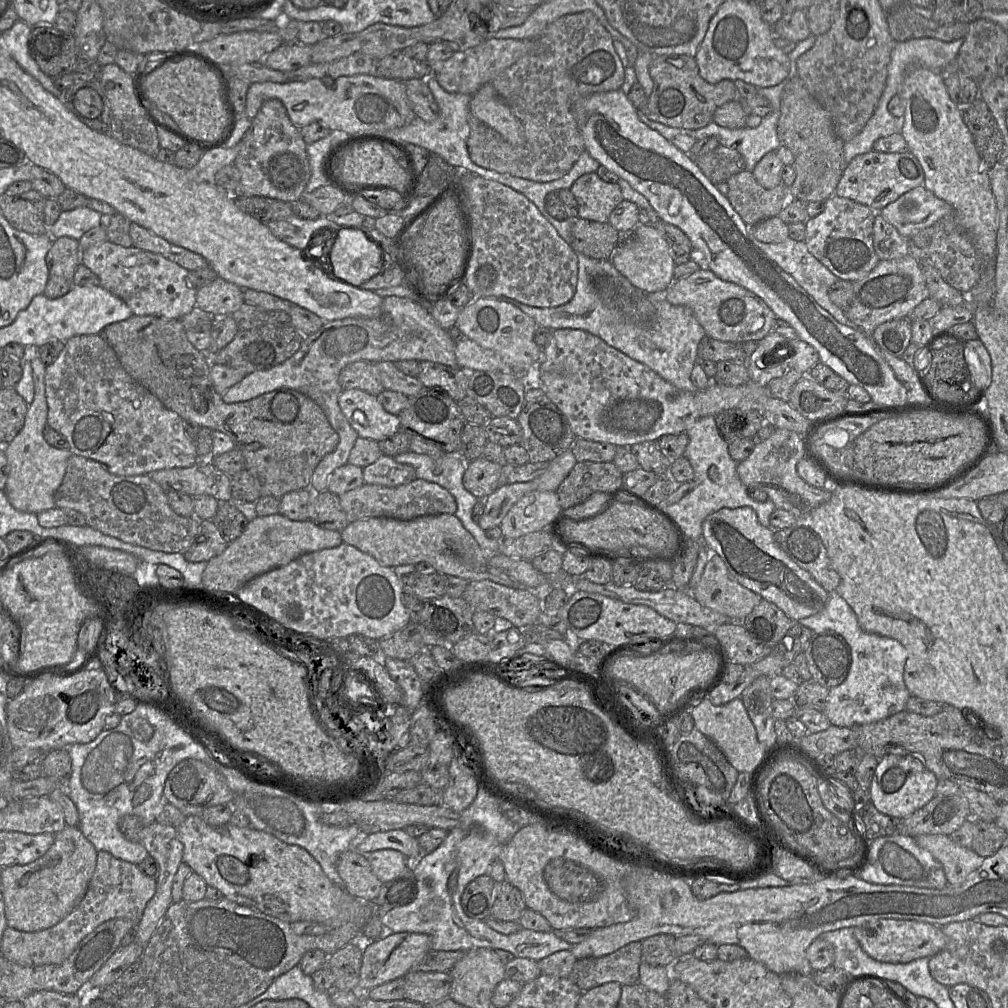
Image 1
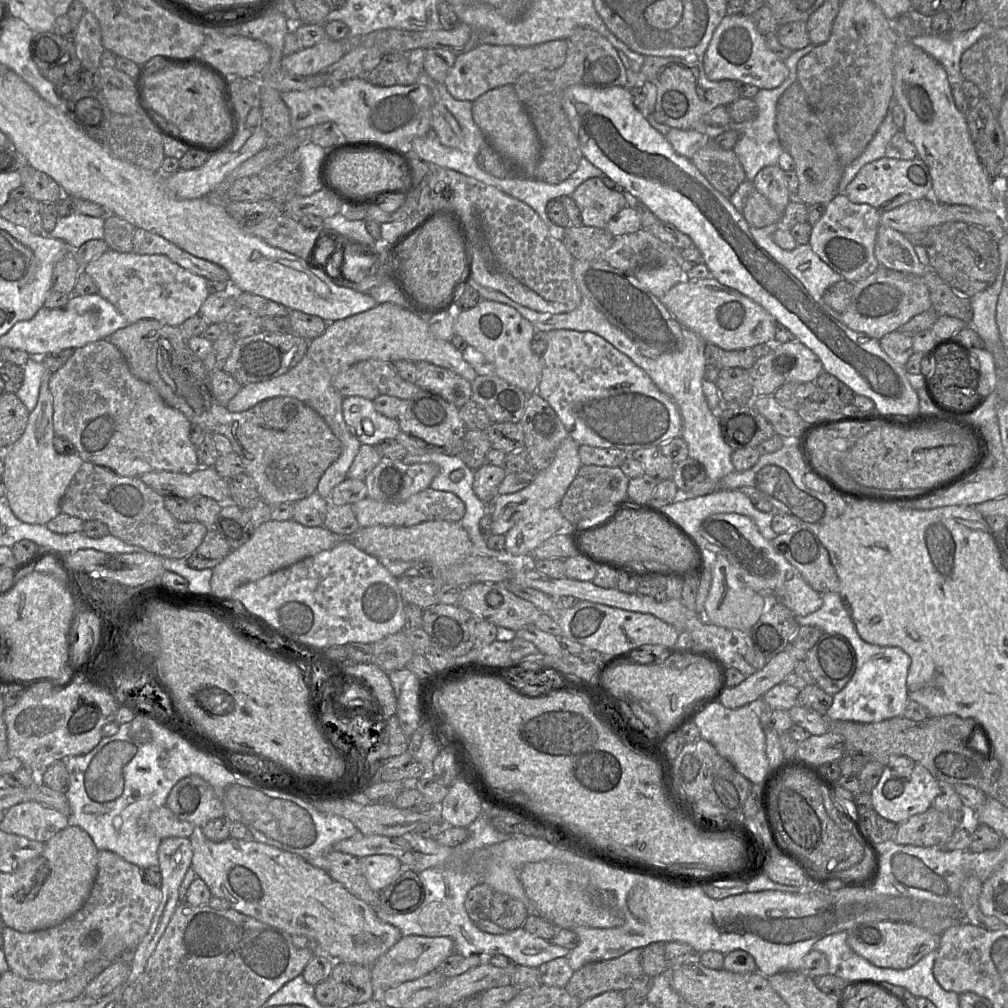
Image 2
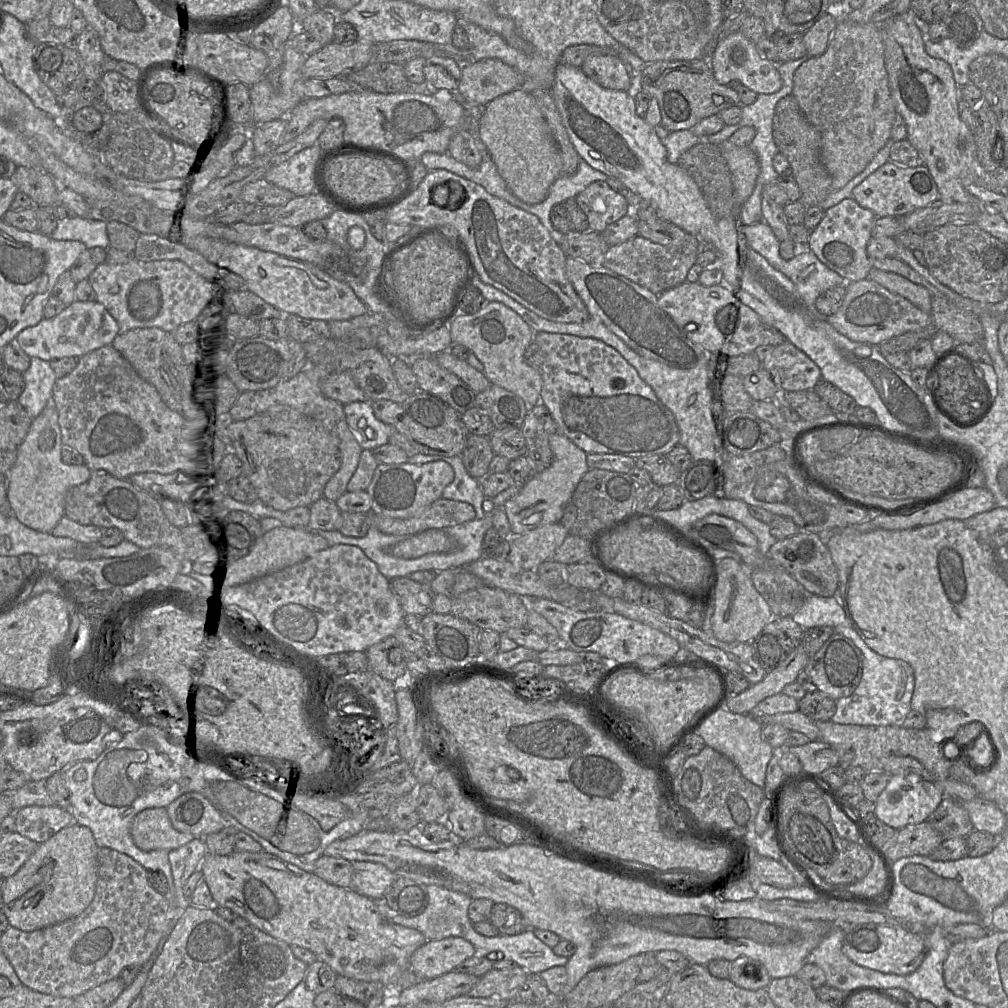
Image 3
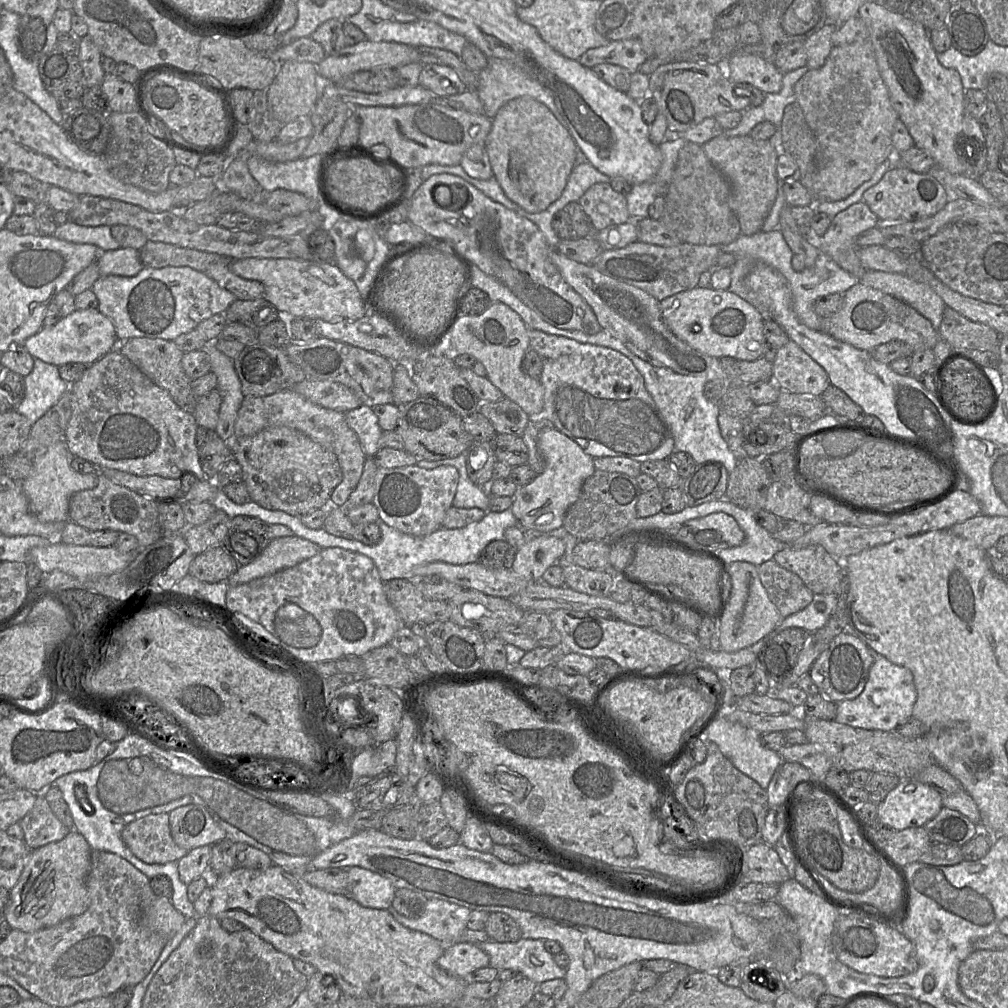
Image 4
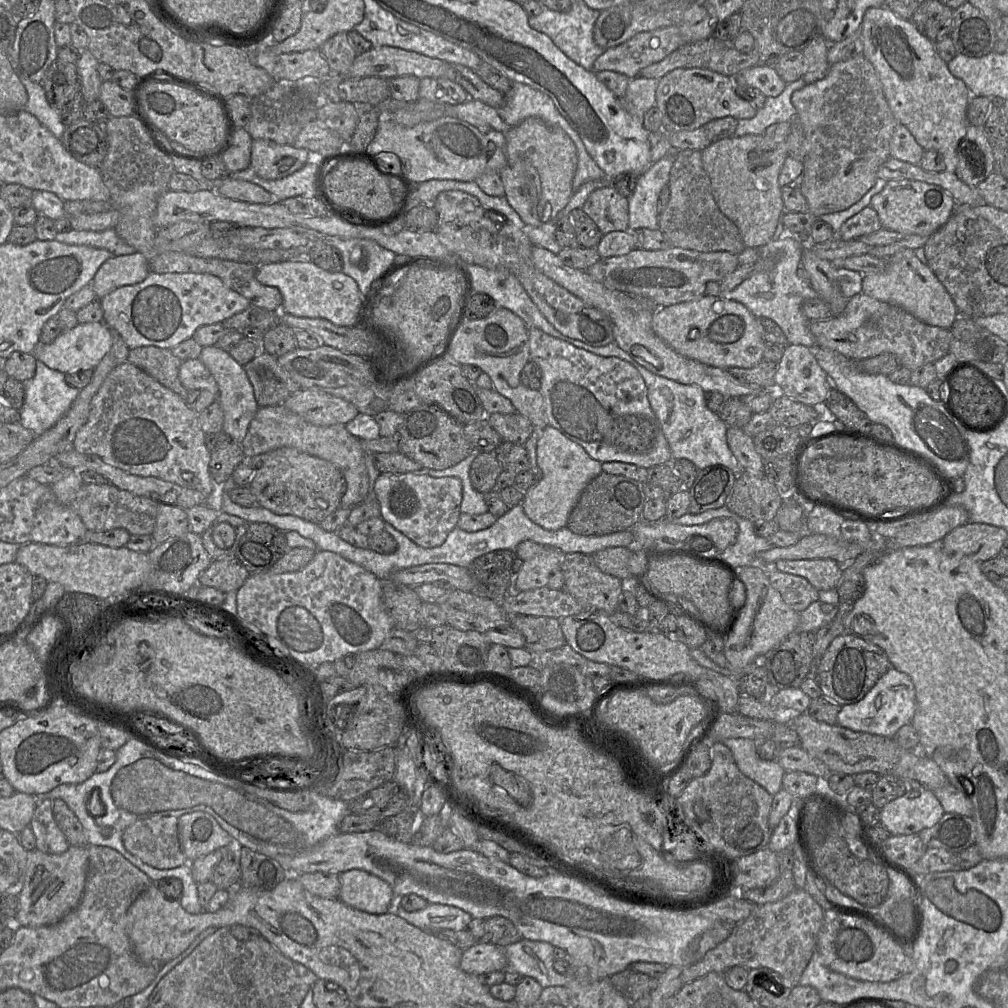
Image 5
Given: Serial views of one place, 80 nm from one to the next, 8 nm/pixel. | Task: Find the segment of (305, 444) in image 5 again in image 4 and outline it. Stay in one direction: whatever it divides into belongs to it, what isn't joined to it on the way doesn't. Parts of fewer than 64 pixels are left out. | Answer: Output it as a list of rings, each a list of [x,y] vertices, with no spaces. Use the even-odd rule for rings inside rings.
[[[294,389],[278,391],[264,397],[245,396],[234,424],[235,437],[253,436],[274,426],[286,426],[300,431],[335,454],[343,479],[333,490],[330,504],[333,507],[345,508],[345,503],[361,478],[367,458],[358,436],[346,422],[345,413],[319,406]]]

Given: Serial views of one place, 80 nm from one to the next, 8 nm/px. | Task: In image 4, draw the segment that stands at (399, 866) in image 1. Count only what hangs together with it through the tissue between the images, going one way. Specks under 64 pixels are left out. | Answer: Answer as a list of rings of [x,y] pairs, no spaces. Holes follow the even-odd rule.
[[[352,866],[347,871],[347,894],[360,905],[382,910],[387,910],[392,905],[396,889],[389,879],[358,866]]]

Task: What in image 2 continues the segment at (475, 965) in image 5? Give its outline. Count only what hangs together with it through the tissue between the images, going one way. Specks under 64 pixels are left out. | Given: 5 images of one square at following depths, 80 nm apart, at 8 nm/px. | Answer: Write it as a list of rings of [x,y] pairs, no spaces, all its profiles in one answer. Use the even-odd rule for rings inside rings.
[[[403,936],[393,947],[370,966],[371,981],[375,997],[403,982],[415,980],[431,972],[454,953],[454,942],[449,937]]]

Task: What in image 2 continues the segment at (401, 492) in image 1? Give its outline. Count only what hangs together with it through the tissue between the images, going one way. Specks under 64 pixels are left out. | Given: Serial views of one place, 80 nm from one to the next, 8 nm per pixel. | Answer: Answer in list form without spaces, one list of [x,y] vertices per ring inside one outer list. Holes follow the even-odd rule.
[[[431,488],[422,490],[401,503],[381,502],[367,496],[351,505],[360,527],[391,526],[410,527],[422,522],[445,520],[460,522],[465,515],[464,502],[451,492]]]

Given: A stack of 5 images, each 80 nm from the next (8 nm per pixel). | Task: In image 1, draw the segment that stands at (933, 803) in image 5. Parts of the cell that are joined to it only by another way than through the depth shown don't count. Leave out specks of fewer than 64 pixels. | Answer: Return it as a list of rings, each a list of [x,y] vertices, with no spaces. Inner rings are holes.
[[[891,748],[883,755],[869,787],[870,799],[875,808],[896,820],[903,820],[924,807],[935,795],[938,780],[922,760],[903,748]]]

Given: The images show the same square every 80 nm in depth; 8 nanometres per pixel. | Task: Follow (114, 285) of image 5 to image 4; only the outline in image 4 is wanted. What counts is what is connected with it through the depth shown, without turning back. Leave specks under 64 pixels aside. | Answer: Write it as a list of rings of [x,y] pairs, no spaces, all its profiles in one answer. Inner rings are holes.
[[[119,248],[100,252],[97,265],[100,276],[132,277],[137,275],[144,267],[139,251],[133,248]]]

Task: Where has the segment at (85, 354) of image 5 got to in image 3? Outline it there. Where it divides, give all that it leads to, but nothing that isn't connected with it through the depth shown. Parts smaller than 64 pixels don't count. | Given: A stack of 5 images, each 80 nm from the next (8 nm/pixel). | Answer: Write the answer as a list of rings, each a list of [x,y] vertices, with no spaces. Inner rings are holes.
[[[75,300],[53,318],[43,318],[35,326],[22,330],[15,343],[29,356],[52,361],[63,357],[77,357],[106,345],[112,345],[119,334],[117,321],[98,301],[82,302]]]

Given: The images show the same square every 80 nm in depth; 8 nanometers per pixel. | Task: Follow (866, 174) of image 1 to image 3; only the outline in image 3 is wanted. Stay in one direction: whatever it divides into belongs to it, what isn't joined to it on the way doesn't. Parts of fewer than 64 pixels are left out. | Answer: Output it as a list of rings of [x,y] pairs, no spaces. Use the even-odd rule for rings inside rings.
[[[888,161],[853,189],[851,199],[863,208],[872,211],[877,218],[902,218],[915,210],[926,208],[938,201],[939,192],[933,177],[925,165],[907,167]]]

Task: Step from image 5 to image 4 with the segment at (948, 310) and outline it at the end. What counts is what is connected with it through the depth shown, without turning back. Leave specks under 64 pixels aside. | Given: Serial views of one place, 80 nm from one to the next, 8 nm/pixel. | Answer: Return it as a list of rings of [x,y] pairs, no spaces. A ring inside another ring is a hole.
[[[866,271],[859,282],[908,304],[938,331],[946,305],[928,285],[883,271]]]

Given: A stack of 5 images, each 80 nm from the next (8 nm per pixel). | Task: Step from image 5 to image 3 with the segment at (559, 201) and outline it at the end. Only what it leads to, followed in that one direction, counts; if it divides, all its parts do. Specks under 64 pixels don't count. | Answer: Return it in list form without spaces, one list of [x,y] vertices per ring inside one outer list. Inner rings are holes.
[[[516,89],[491,100],[481,111],[478,131],[481,141],[511,193],[528,204],[543,202],[550,186],[561,176],[562,162],[548,125],[532,94]]]

